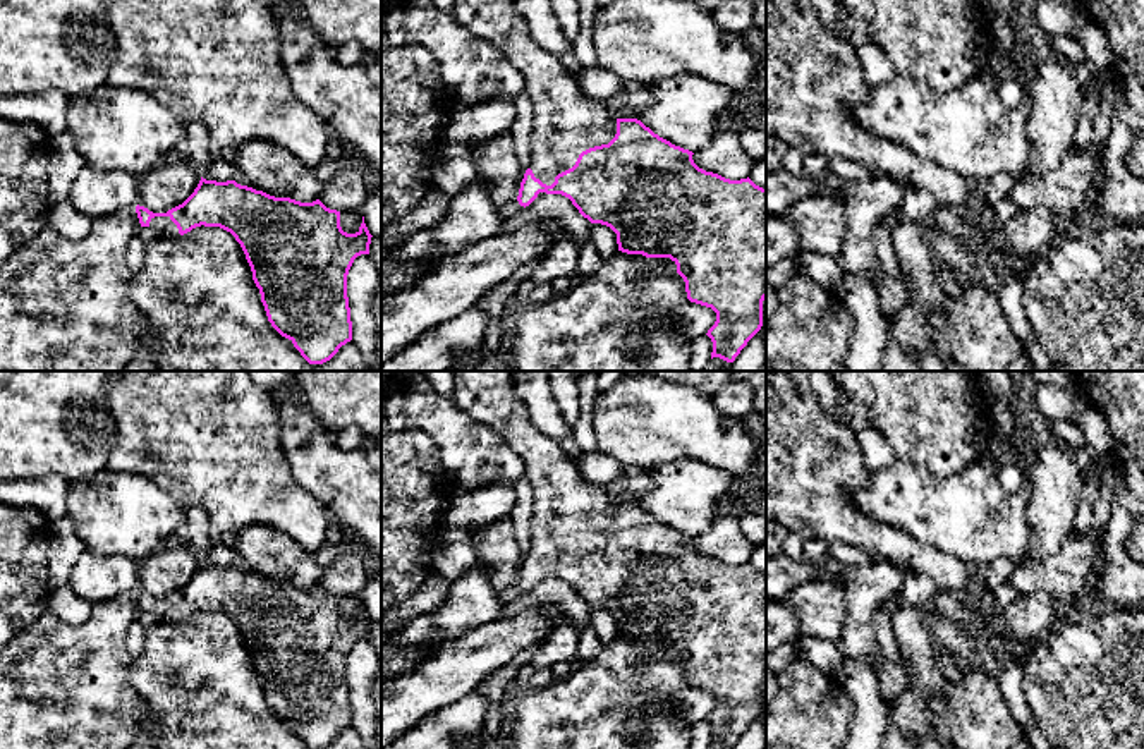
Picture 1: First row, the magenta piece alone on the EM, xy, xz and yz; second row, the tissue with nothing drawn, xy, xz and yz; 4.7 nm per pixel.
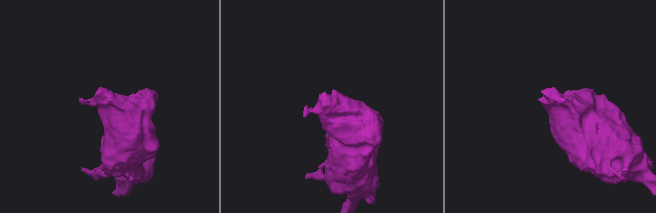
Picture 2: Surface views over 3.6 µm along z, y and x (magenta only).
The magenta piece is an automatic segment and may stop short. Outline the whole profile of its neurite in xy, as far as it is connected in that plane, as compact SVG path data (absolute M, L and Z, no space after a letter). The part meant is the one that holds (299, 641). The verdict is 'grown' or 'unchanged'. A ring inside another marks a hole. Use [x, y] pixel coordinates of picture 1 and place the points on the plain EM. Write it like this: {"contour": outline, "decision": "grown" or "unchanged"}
{"contour": "M203 562L194 577L167 598L153 598L139 589L136 598L141 612L151 612L163 622L184 620L201 610L230 617L251 651L268 706L309 749L330 746L352 725L347 660L357 641L369 639L373 620L364 601L359 615L347 618L340 612L340 596L326 593L319 584L301 588L235 565L216 567Z", "decision": "grown"}

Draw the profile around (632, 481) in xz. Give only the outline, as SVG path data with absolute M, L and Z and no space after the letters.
M624 467L622 474L605 484L610 500L617 503L637 503L637 498L653 486L651 469Z

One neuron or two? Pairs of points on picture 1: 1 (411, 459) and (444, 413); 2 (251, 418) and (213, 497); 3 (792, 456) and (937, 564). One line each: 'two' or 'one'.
1: two
2: one
3: one

